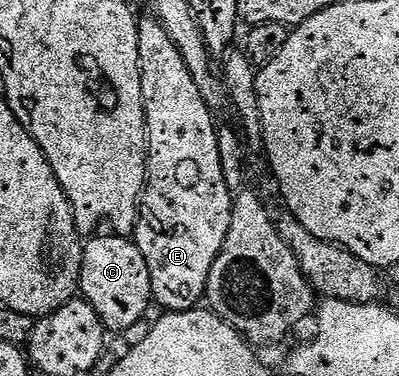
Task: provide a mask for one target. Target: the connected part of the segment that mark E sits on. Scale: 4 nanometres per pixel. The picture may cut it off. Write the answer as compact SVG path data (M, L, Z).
M141 17L138 25L138 64L142 80L142 100L148 129L148 181L140 196L134 241L150 268L152 296L155 305L168 312L195 310L208 293L210 268L222 252L222 244L230 232L233 191L222 176L222 160L218 152L218 126L212 123L213 111L206 104L176 41L155 17Z

